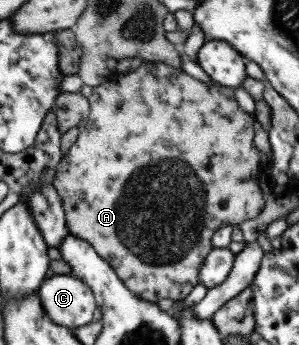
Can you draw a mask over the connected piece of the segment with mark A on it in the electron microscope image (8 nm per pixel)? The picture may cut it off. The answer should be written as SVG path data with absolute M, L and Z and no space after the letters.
M143 61L140 67L133 71L129 71L123 74L113 74L108 79L103 81L103 84L93 88L93 93L91 97L87 99L90 103L89 107L89 118L88 123L85 127L85 131L79 133L78 138L73 143L71 148L69 148L69 152L63 153L65 155L62 156L61 161L59 162L57 171L55 172L55 177L51 183L59 193L61 197L61 201L64 207L64 212L66 215L66 224L69 227L69 233L71 235L77 236L81 239L84 239L86 242L89 242L94 250L106 261L110 263L110 266L116 271L116 274L119 276L119 279L125 284L125 287L128 287L134 294L136 294L139 299L144 299L148 302L156 302L159 303L163 299L172 299L175 303L178 300L185 299L191 290L200 283L199 281L199 272L201 263L208 256L209 248L212 243L213 234L221 227L225 225L229 226L239 226L243 221L247 221L247 219L253 219L257 217L261 213L261 210L264 208L265 200L264 195L262 194L262 190L260 189L259 179L257 177L259 172L259 151L257 147L253 143L253 137L255 137L255 132L253 130L253 122L254 115L249 115L249 113L245 113L239 104L237 104L237 100L235 100L235 95L233 89L224 89L219 87L217 84L214 85L206 85L203 81L199 81L199 79L195 79L195 77L190 77L185 73L182 69L177 69L175 67L165 65L162 62L153 62L153 61Z

